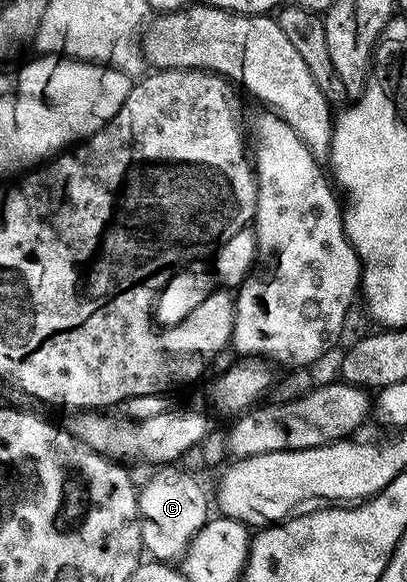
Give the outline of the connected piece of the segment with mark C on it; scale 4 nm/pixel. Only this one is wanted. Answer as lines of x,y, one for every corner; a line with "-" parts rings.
175,463
159,465
148,482
139,489
143,547
155,561
178,562
188,552
192,538
210,517
208,496
193,473

